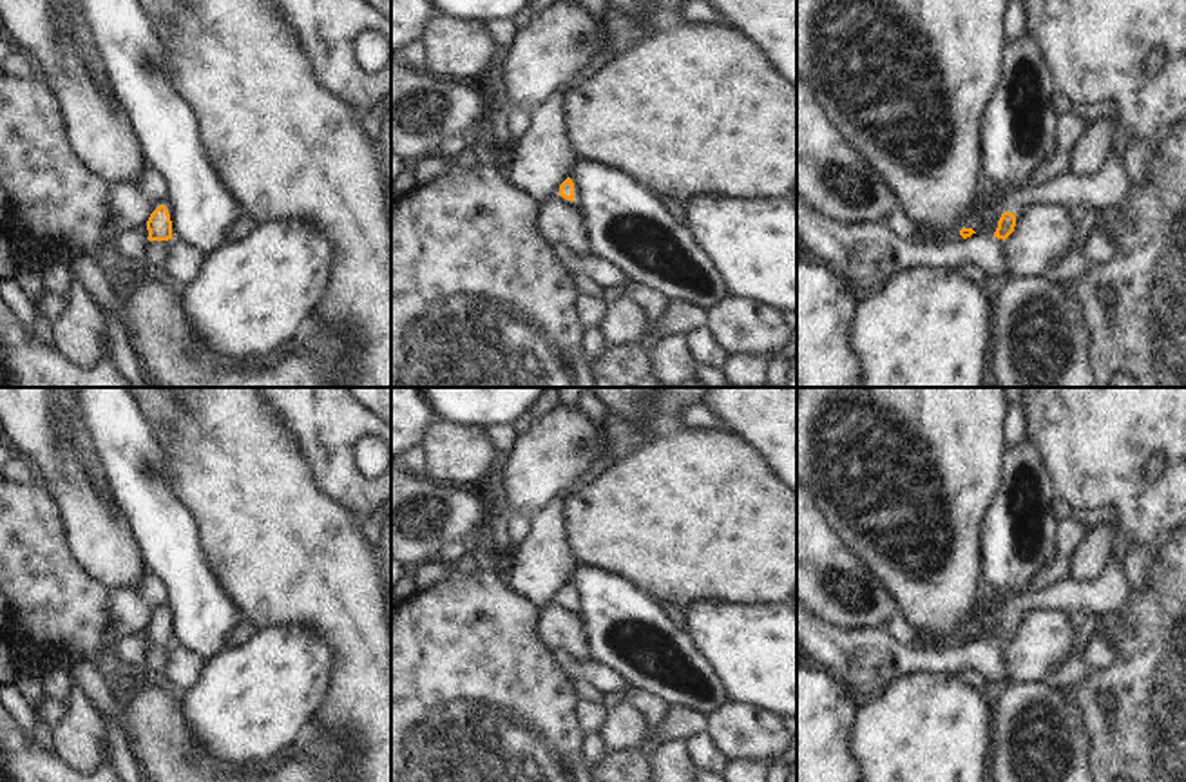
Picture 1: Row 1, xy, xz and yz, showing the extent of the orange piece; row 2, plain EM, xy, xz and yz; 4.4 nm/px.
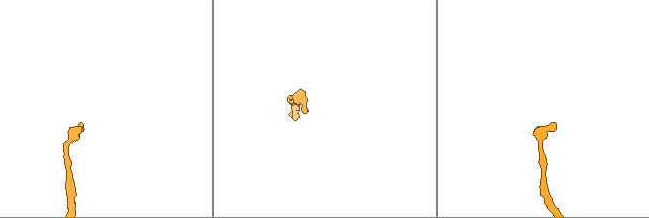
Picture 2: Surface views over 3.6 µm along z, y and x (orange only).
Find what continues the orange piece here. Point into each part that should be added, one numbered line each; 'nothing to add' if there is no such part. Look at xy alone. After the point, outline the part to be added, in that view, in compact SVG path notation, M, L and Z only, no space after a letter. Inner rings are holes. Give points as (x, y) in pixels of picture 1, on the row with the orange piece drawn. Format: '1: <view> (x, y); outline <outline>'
nothing to add

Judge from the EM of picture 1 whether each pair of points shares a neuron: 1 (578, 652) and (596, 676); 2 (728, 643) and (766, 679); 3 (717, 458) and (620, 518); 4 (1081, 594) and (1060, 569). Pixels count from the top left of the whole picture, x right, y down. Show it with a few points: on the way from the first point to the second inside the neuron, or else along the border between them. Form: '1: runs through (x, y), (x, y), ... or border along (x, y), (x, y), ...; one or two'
1: border along (553, 650), (564, 650), (578, 661), (589, 659); two
2: runs through (737, 650), (757, 670); one
3: runs through (694, 482), (658, 518), (643, 518); one
4: border along (1071, 578), (1032, 592); two

